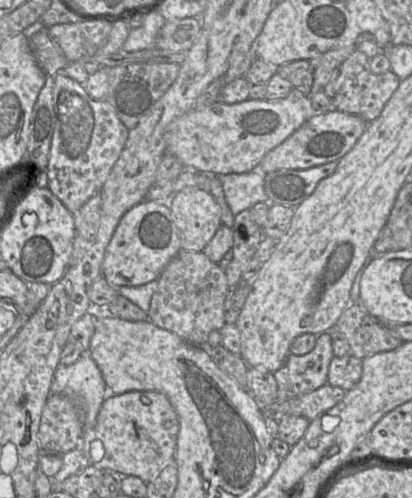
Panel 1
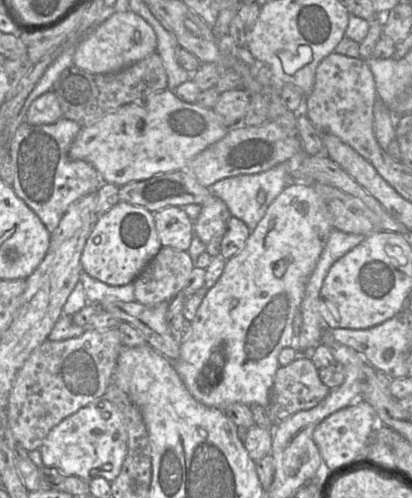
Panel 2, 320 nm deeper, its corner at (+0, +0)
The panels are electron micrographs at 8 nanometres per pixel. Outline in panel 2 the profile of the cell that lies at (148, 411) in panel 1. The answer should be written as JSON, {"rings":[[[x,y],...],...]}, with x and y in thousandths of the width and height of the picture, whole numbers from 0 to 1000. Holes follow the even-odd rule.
{"rings":[[[235,801],[129,857],[95,900],[107,938],[136,942],[160,956],[187,956],[209,968],[248,958],[265,968],[291,950],[308,912],[311,869],[286,817],[260,801]]]}

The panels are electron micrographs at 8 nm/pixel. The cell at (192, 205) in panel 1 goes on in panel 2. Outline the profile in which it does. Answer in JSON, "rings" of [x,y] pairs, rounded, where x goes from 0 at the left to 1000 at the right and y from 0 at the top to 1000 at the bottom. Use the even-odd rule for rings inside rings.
{"rings":[[[430,414],[400,416],[371,428],[393,494],[451,504],[471,476],[468,442]]]}

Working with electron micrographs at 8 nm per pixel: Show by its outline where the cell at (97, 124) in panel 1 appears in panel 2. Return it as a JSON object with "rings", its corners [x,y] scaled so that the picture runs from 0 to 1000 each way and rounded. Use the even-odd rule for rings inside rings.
{"rings":[[[148,237],[129,249],[73,251],[56,245],[22,285],[22,307],[36,335],[29,378],[36,390],[85,426],[126,468],[167,414],[199,394],[235,384],[250,361],[214,325],[172,319],[167,299],[197,263],[182,243]]]}

